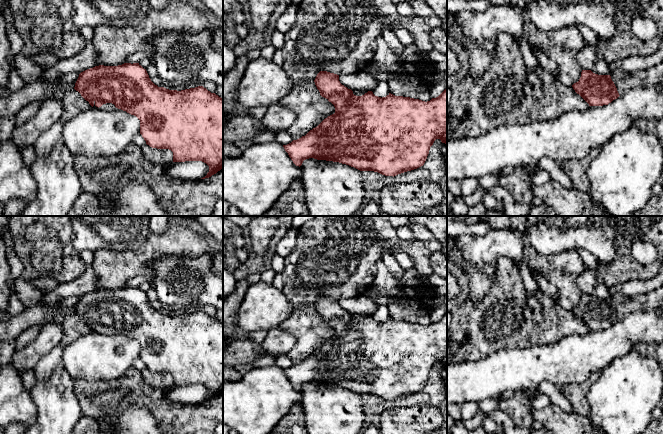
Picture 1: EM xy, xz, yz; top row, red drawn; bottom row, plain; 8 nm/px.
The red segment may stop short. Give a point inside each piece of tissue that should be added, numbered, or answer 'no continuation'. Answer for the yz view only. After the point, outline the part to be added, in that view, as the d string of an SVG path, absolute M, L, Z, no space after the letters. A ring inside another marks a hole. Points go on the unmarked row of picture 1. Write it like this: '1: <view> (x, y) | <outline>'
1: yz (624, 305) | M663 286L648 293L633 296L617 293L610 300L619 319L633 312L661 309L663 308Z

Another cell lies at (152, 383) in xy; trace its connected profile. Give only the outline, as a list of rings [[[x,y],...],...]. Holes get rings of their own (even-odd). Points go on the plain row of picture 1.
[[[147,368],[141,373],[146,384],[150,387],[165,388],[167,390],[173,388],[173,376],[169,373],[152,372]]]

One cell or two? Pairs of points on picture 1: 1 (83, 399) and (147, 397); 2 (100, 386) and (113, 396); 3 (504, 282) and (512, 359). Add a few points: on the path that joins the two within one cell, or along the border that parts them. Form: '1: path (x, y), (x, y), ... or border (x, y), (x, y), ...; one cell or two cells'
1: path (97, 387), (117, 383), (131, 383); one cell
2: border (129, 390), (107, 389), (92, 393), (88, 397); two cells
3: border (534, 345), (528, 348), (500, 349), (488, 355); two cells

